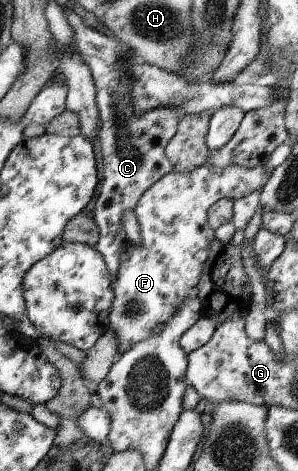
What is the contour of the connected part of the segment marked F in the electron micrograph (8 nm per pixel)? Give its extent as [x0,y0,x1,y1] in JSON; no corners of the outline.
[109,164,270,356]

